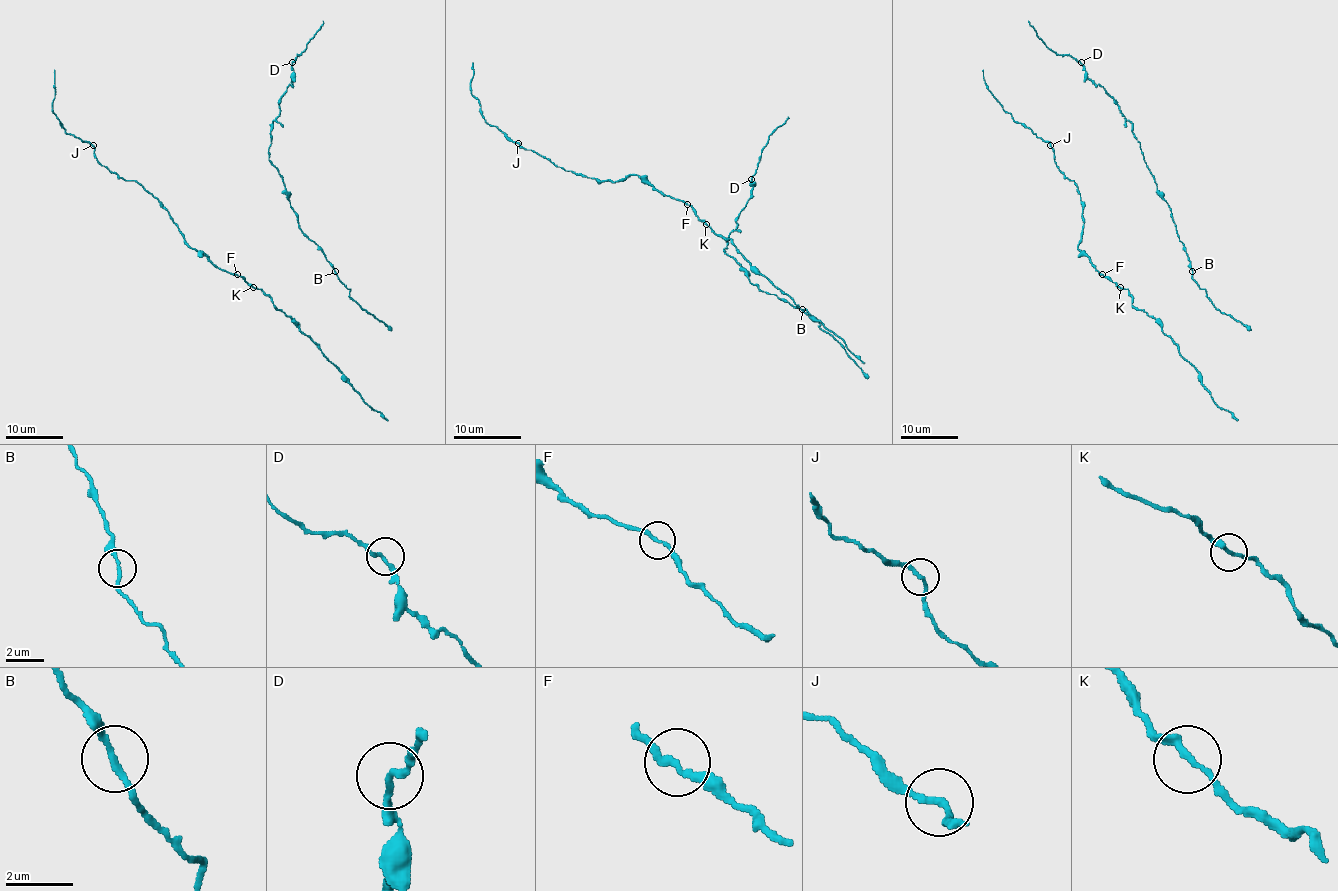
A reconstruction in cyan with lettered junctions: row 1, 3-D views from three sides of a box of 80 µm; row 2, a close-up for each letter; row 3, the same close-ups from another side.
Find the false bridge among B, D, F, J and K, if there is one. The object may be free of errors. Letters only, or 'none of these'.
none of these

